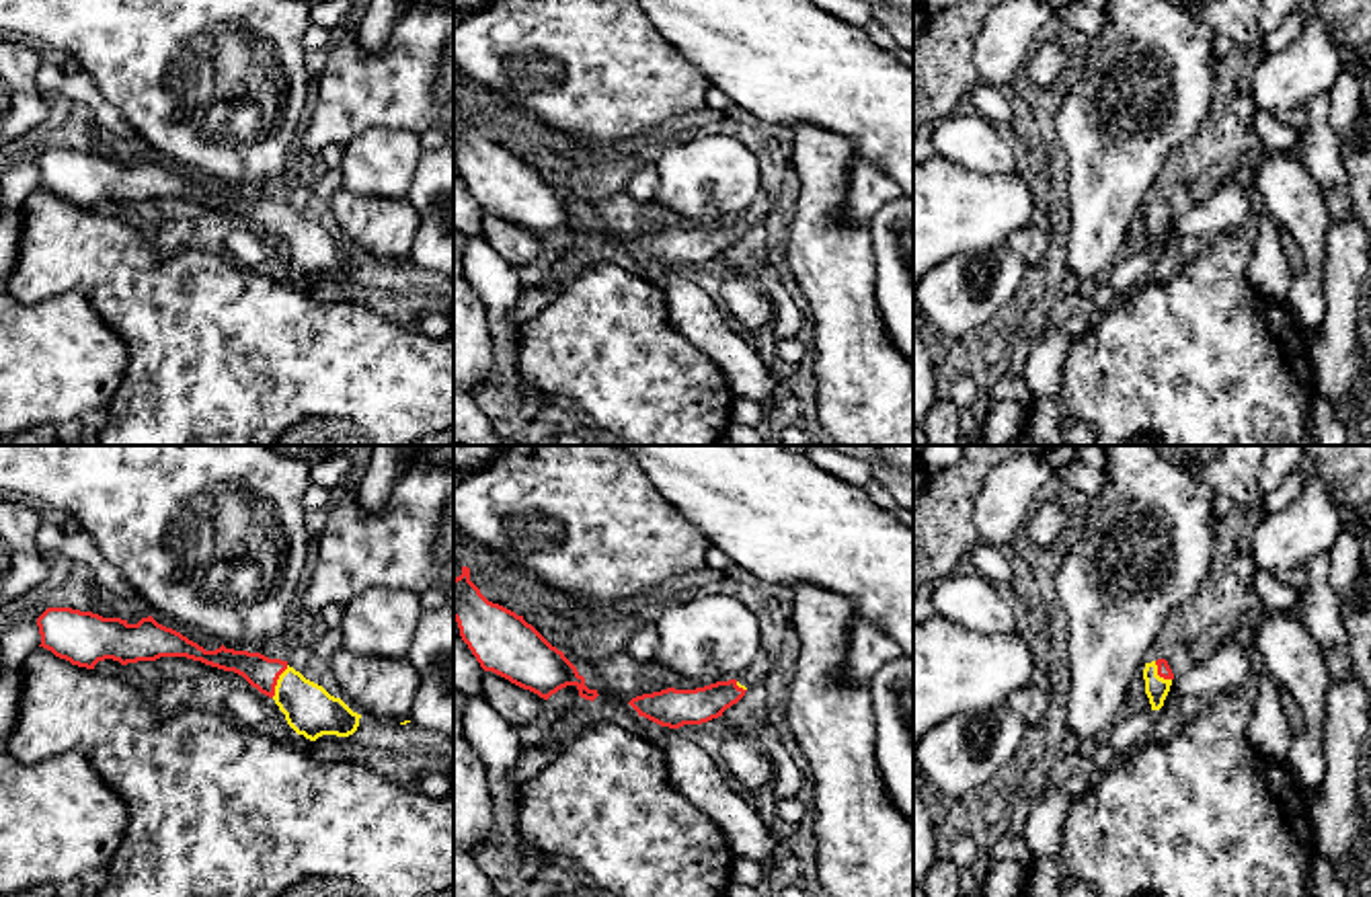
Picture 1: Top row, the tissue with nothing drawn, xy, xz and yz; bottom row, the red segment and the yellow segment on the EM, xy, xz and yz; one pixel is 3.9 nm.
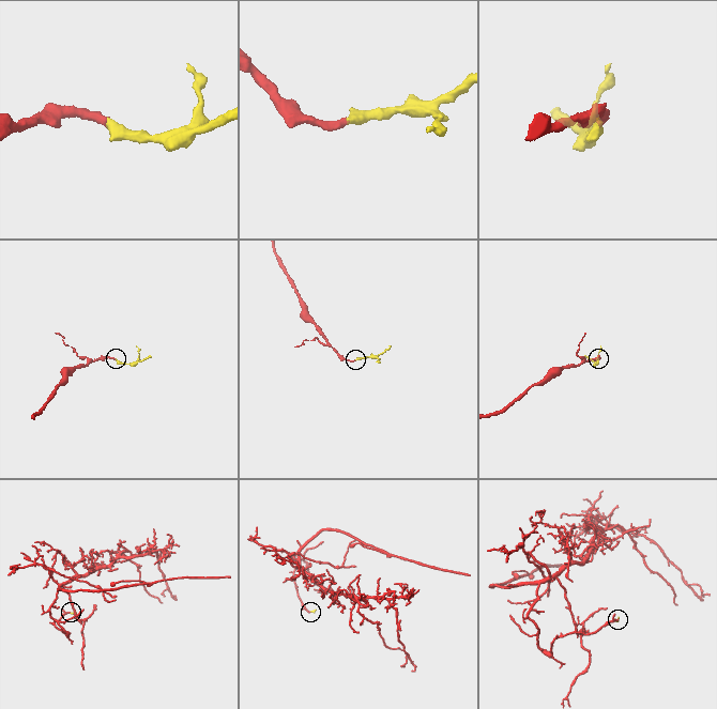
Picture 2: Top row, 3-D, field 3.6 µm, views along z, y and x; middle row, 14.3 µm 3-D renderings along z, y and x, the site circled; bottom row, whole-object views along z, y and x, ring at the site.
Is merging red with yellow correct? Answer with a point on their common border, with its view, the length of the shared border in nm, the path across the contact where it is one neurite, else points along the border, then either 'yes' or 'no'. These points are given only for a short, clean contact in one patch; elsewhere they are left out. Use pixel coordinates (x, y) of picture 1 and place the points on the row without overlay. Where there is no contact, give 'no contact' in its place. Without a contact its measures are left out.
xy (276, 222) | 140 nm | across xy (261, 212), (276, 222), (310, 251) | yes

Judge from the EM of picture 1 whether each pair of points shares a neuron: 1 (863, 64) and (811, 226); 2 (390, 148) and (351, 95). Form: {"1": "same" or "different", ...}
{"1": "different", "2": "different"}

